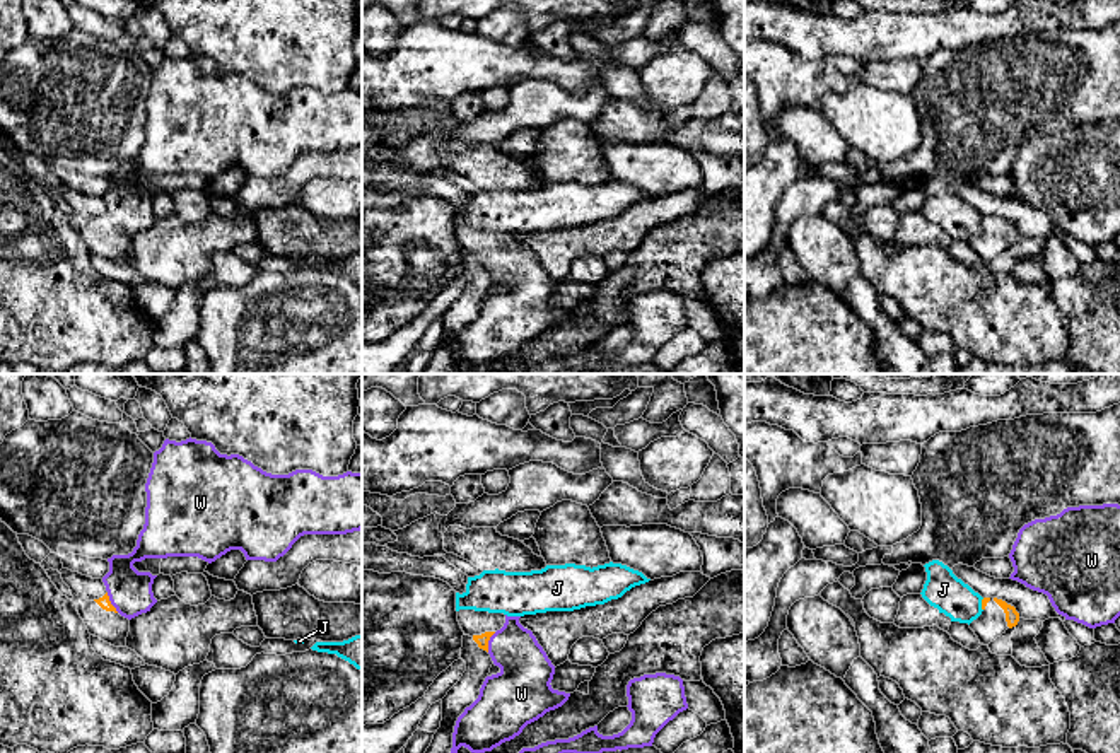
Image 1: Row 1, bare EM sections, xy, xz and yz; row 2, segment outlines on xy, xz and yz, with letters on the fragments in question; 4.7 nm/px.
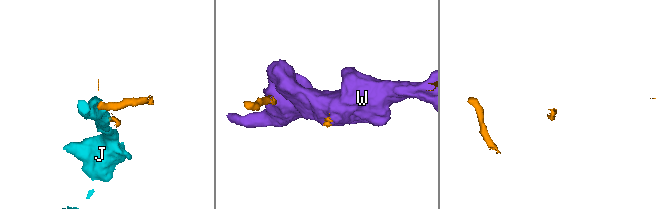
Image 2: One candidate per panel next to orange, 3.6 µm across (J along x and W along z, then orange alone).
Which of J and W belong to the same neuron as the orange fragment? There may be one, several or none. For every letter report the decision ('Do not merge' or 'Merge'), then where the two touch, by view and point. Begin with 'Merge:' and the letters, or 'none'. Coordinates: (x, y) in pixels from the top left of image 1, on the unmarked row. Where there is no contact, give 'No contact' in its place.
Merge: W
J: Do not merge. Touches orange at yz (982, 222)
W: Merge. Touches orange at xy (110, 221)

